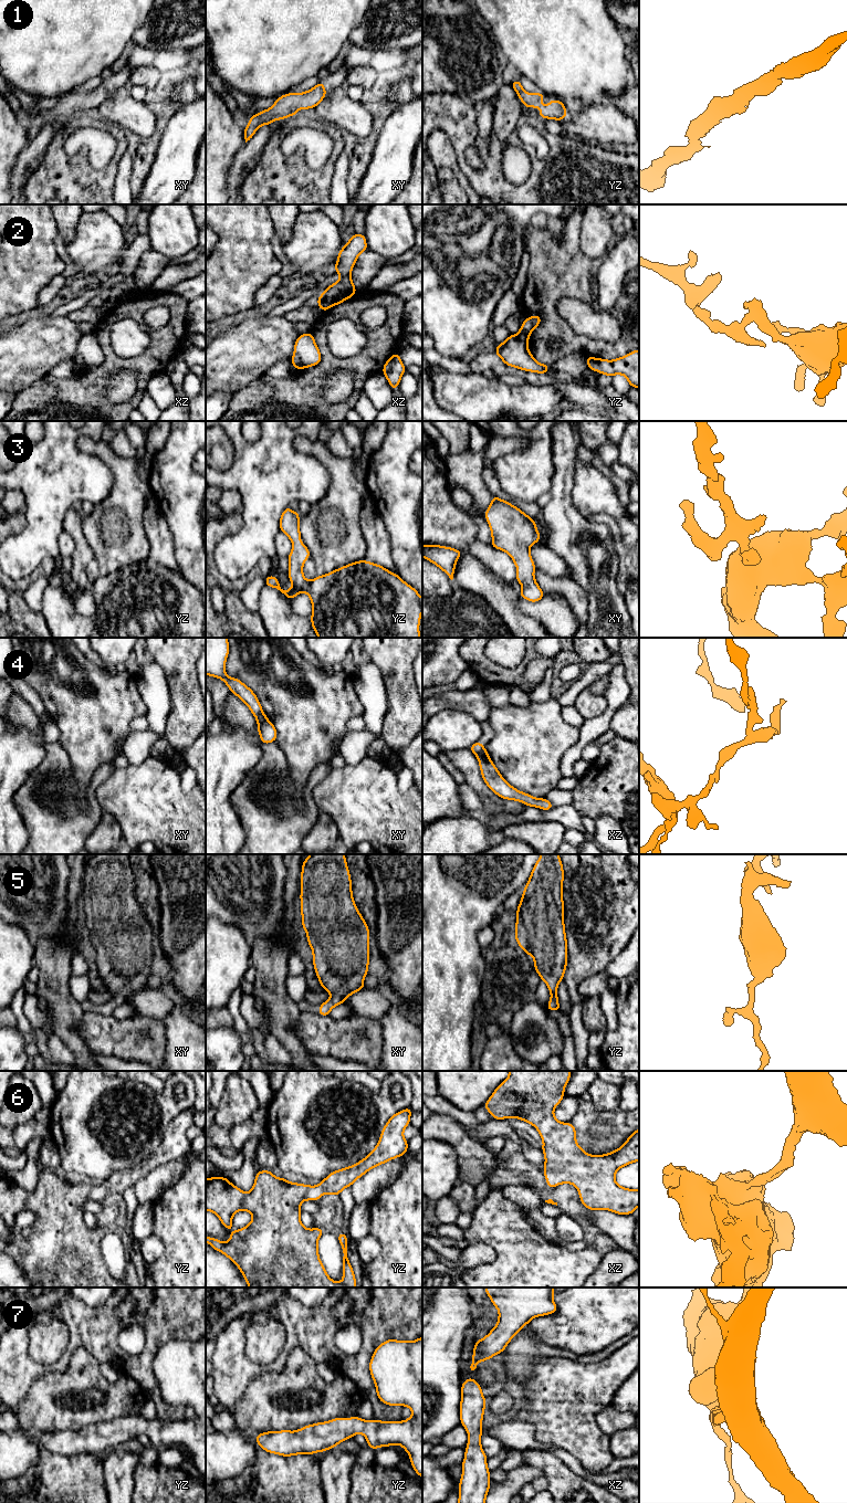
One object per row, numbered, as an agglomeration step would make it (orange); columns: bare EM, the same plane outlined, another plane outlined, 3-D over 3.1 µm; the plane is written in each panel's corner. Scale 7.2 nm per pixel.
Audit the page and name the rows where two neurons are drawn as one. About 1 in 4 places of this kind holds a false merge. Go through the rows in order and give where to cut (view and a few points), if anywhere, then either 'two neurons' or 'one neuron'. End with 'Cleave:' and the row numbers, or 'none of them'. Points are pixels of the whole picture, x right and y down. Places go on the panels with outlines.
1: cut none; one neuron
2: cut xz (319, 297), (330, 306); two neurons
3: cut none; one neuron
4: cut xy (267, 717), (259, 725); two neurons
5: cut none; one neuron
6: cut none; one neuron
7: cut none; one neuron
Cleave: 2, 4

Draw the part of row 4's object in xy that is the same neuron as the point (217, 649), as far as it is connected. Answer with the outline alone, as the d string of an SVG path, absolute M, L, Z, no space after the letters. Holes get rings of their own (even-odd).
M206 638L206 675L221 679L230 692L237 695L255 716L258 725L262 724L265 716L261 704L251 689L236 677L229 677L224 664L229 654L229 642L227 638Z

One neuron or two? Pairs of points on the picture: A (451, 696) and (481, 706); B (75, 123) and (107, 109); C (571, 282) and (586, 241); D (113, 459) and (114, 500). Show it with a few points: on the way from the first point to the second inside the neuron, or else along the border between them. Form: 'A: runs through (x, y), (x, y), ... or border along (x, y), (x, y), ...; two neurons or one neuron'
A: runs through (459, 700), (473, 702); one neuron
B: border along (101, 117), (116, 123), (124, 129); two neurons
C: border along (579, 226), (578, 248), (592, 260); two neurons
D: runs through (121, 469), (121, 490); one neuron

